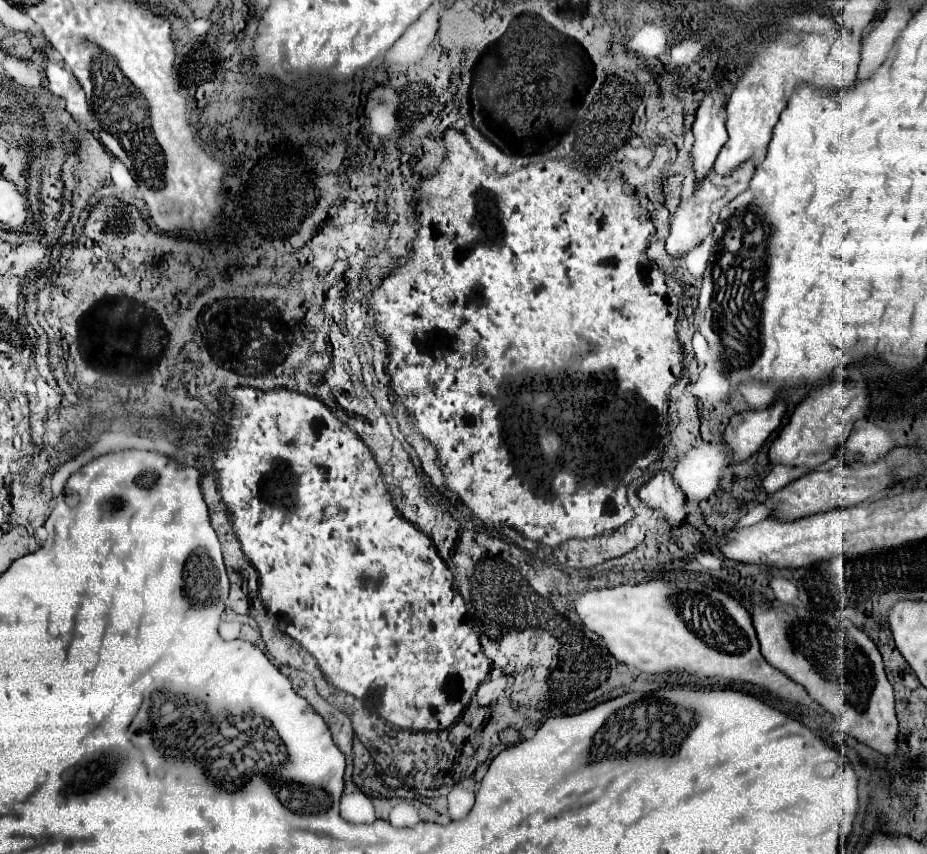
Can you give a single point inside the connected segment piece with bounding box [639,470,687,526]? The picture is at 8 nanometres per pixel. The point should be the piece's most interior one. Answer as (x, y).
(661, 492)

